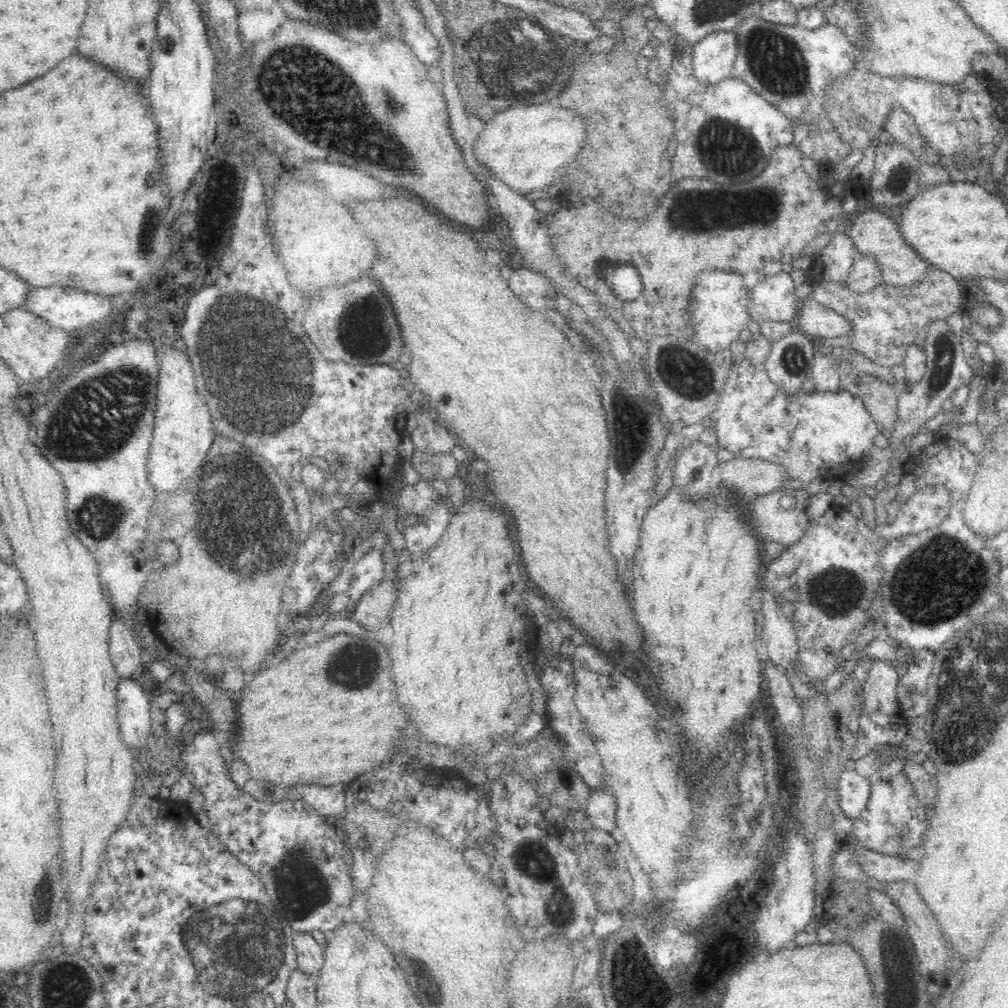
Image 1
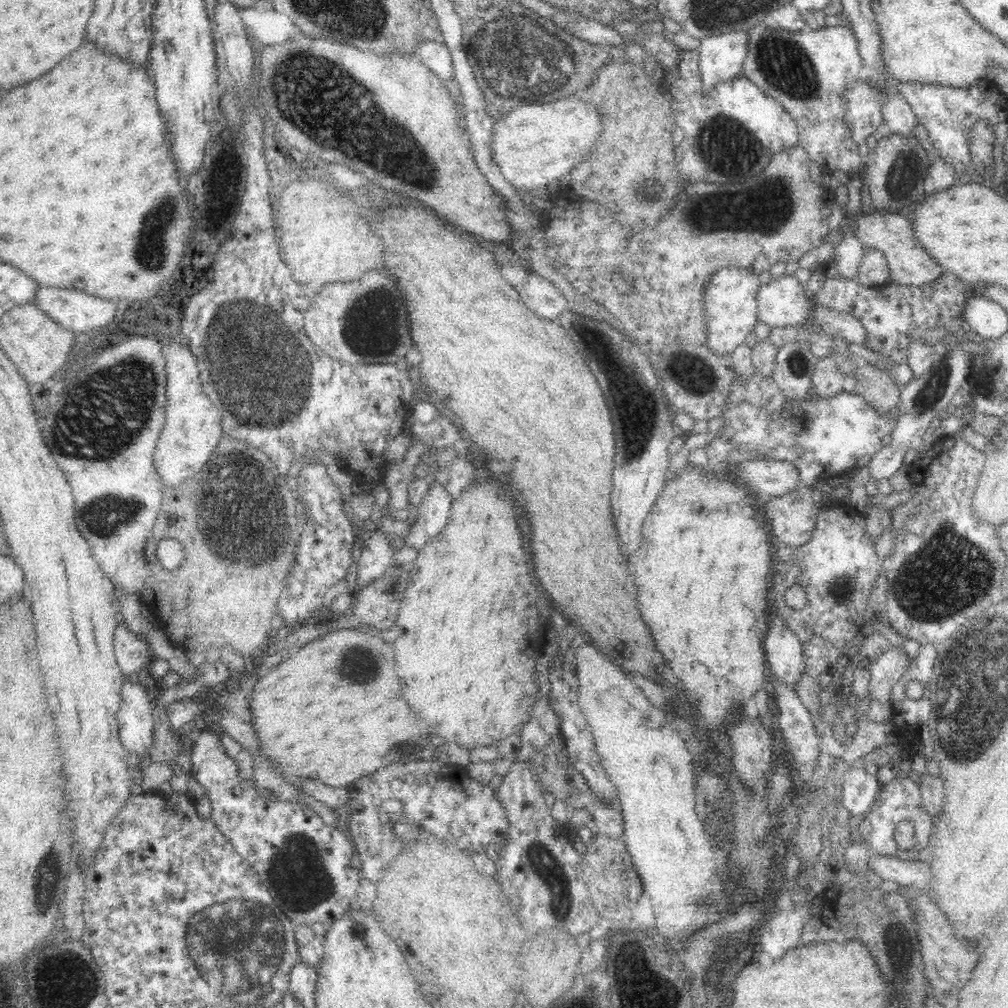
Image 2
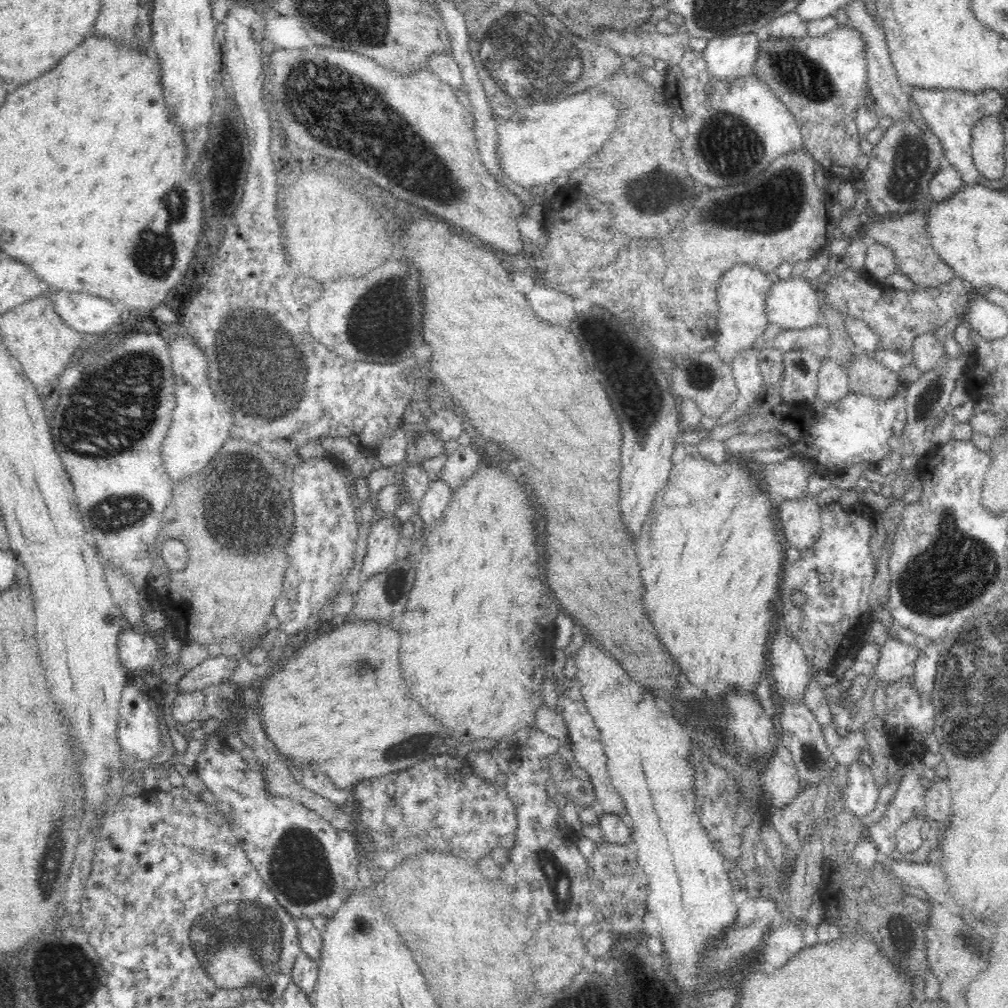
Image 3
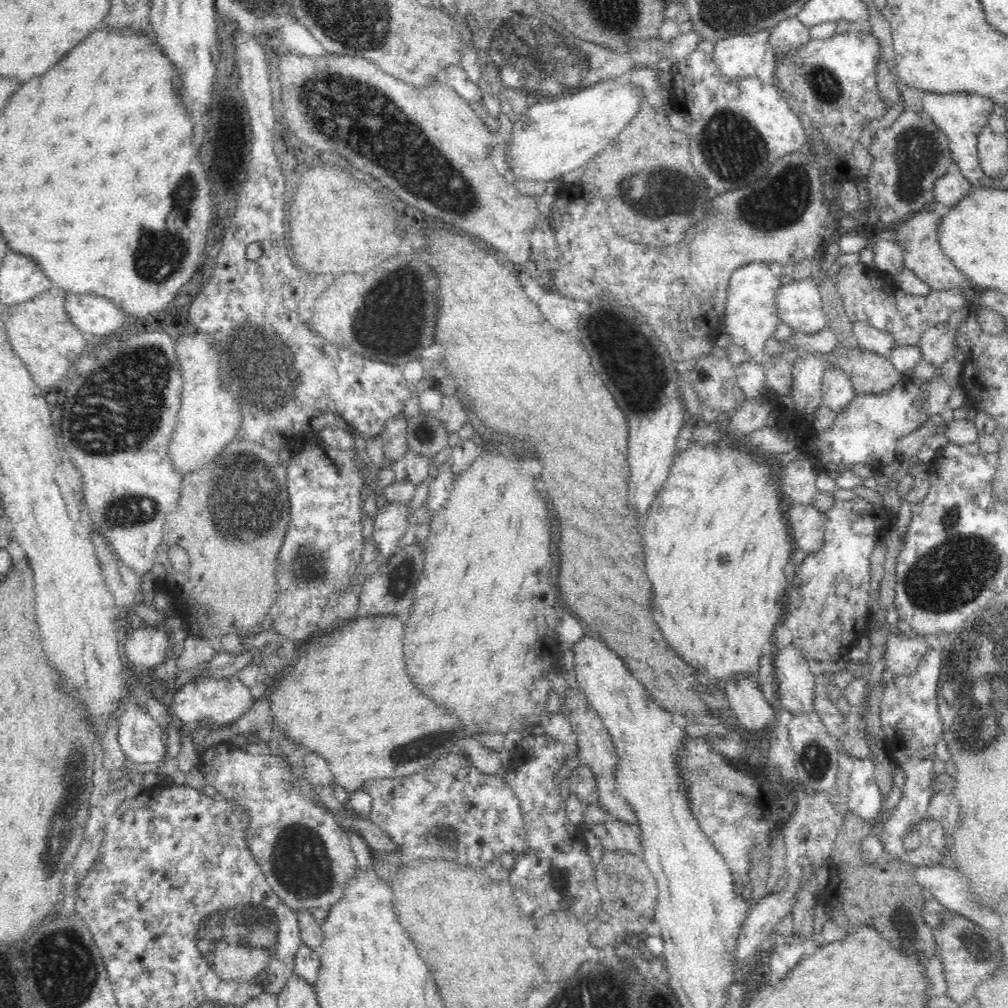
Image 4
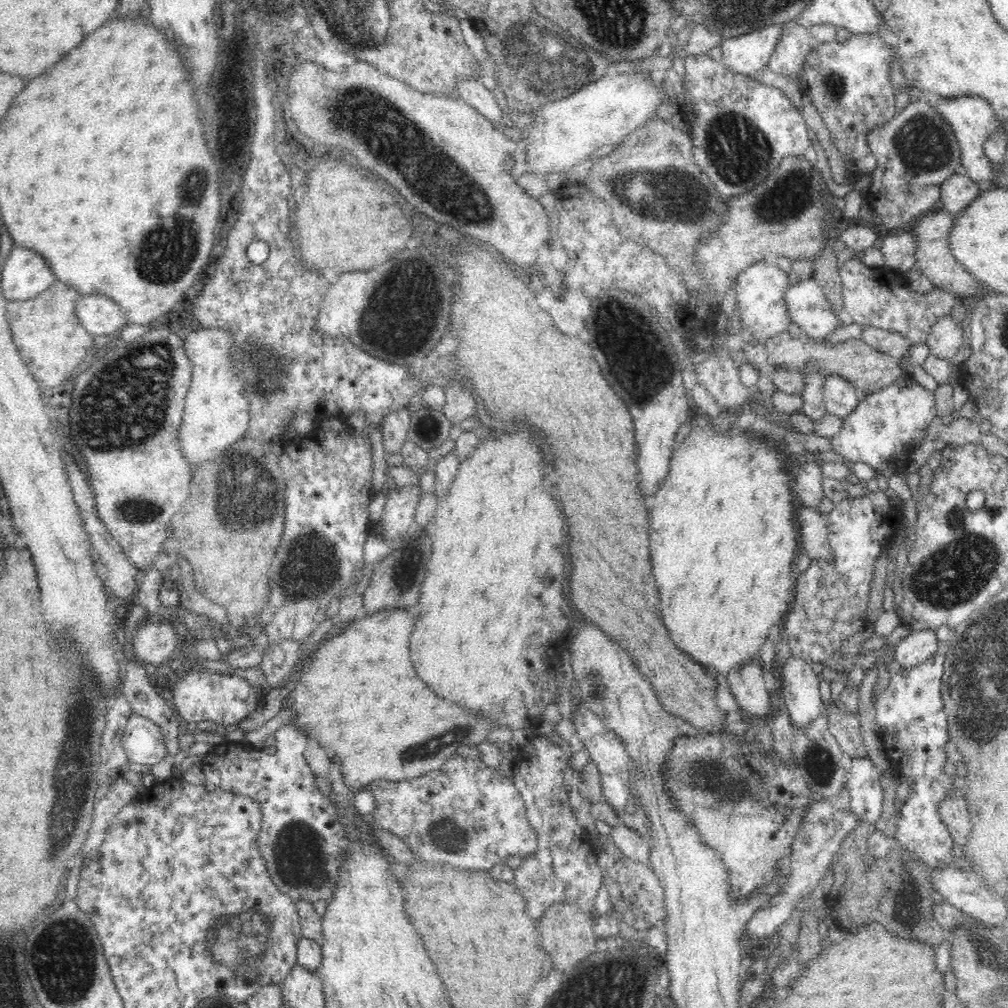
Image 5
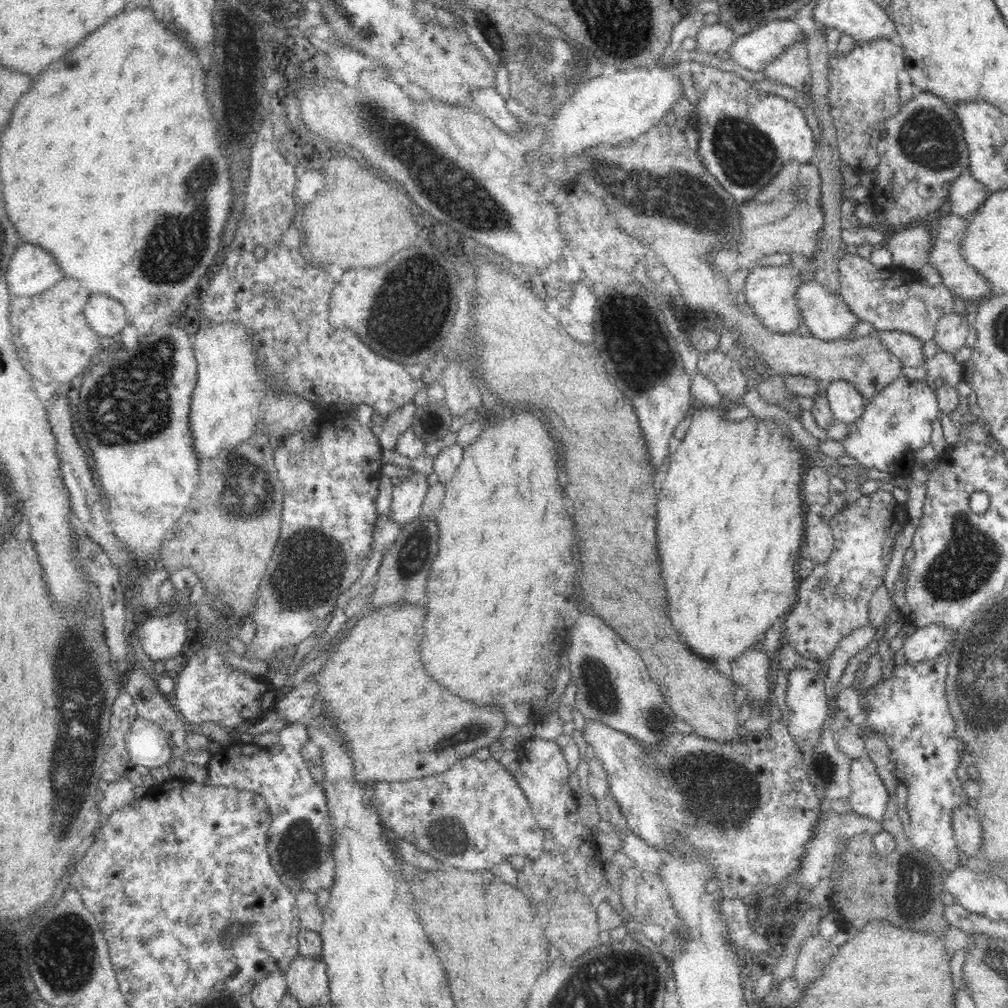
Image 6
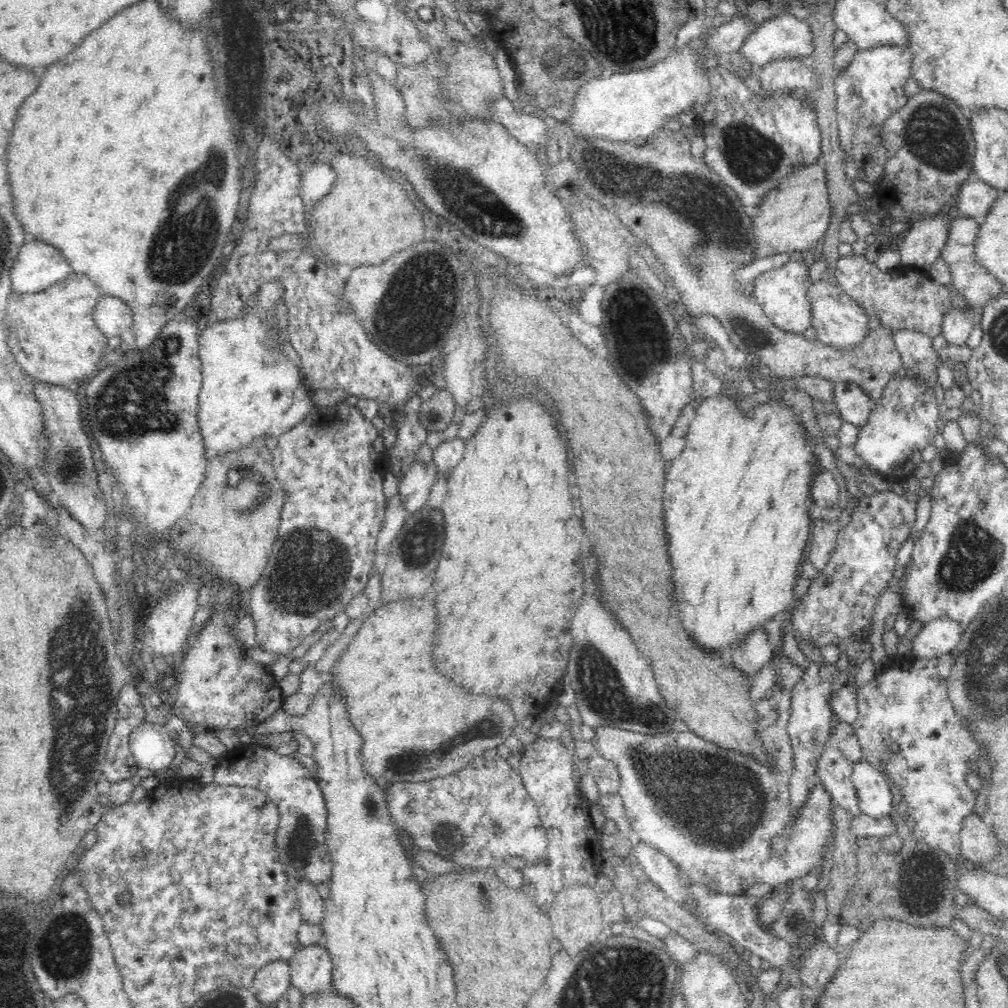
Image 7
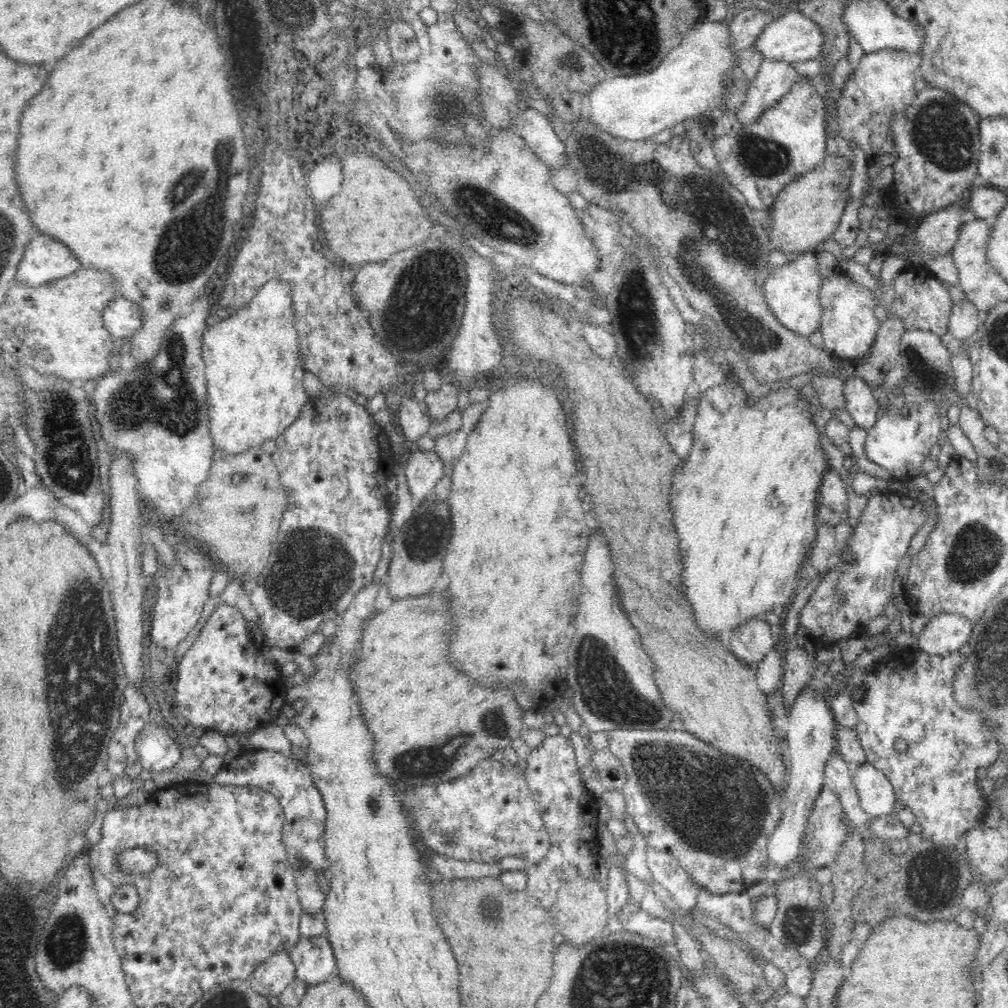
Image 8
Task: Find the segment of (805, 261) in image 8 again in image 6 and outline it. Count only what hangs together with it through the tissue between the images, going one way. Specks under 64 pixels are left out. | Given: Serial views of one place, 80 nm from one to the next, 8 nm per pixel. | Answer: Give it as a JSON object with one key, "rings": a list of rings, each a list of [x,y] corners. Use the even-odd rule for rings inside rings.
{"rings":[[[756,264],[749,269],[742,289],[746,296],[745,304],[749,304],[753,308],[758,320],[761,320],[761,323],[772,332],[797,332],[803,320],[795,296],[797,288],[803,282],[802,275],[796,272],[791,265],[766,266]]]}

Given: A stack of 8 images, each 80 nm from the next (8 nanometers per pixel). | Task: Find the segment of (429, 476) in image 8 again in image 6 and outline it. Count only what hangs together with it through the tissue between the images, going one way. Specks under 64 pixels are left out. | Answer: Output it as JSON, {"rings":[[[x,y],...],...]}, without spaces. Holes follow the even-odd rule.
{"rings":[[[414,472],[408,478],[397,480],[392,491],[391,505],[389,506],[389,517],[397,524],[404,526],[414,522],[422,512],[422,502],[428,492],[426,475]]]}

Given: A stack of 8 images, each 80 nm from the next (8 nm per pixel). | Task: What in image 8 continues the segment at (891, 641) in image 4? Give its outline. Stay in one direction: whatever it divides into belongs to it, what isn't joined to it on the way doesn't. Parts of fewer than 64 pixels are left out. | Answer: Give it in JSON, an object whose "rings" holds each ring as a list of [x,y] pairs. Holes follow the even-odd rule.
{"rings":[[[943,614],[930,619],[918,638],[919,650],[944,656],[958,651],[972,636],[974,624],[959,614]]]}

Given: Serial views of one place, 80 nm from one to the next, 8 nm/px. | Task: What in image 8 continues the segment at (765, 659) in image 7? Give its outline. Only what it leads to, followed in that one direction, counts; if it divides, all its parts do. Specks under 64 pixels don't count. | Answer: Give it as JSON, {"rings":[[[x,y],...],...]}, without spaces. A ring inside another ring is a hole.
{"rings":[[[762,618],[750,620],[732,634],[730,651],[740,662],[760,662],[776,645],[772,640],[772,627]]]}

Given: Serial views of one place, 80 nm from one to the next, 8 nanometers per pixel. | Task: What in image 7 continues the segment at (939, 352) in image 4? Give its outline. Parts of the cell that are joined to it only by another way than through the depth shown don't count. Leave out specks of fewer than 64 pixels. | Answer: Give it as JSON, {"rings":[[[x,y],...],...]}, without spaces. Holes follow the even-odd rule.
{"rings":[[[953,308],[942,321],[941,335],[947,340],[949,351],[966,344],[972,330],[978,322],[975,321],[972,308]]]}

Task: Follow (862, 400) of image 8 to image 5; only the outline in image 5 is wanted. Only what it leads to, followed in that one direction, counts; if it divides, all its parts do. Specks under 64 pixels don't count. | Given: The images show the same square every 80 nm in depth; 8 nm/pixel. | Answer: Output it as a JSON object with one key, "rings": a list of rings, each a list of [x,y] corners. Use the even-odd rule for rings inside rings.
{"rings":[[[840,375],[825,377],[823,399],[827,412],[841,420],[857,407],[859,401],[855,386]]]}

